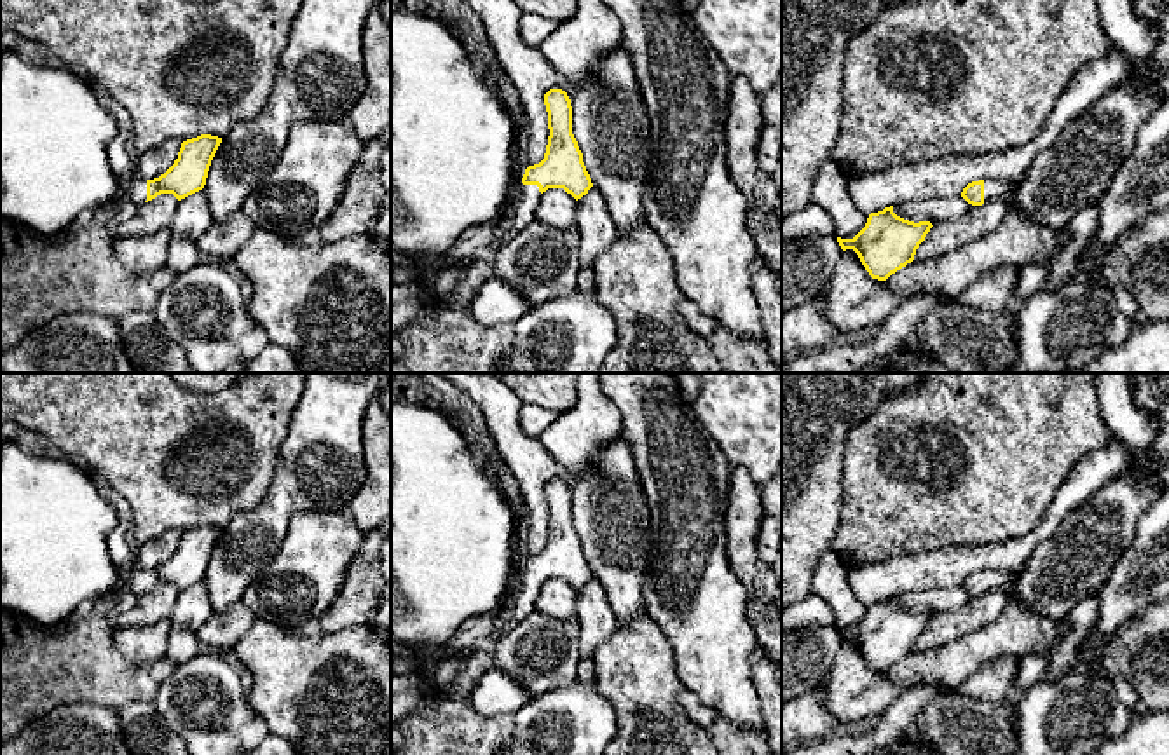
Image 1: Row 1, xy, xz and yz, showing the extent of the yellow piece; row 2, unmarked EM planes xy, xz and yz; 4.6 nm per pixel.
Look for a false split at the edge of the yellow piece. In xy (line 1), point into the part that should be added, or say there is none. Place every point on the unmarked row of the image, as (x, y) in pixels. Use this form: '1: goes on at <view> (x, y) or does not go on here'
1: goes on at xy (136, 583)

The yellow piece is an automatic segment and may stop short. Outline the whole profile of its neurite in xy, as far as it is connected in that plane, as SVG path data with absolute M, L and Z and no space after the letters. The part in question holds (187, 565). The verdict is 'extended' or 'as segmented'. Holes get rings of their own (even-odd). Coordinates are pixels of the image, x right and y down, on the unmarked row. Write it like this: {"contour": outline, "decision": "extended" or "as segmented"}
{"contour": "M201 525L183 532L178 549L164 565L147 572L134 568L124 582L124 588L141 596L161 584L173 584L181 591L202 581L220 534L222 528L211 525Z", "decision": "extended"}

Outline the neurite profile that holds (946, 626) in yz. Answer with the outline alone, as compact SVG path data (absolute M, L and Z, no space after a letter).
M1015 574L1003 589L975 596L961 609L935 614L916 640L913 652L928 652L989 624L1015 596L1017 577Z

